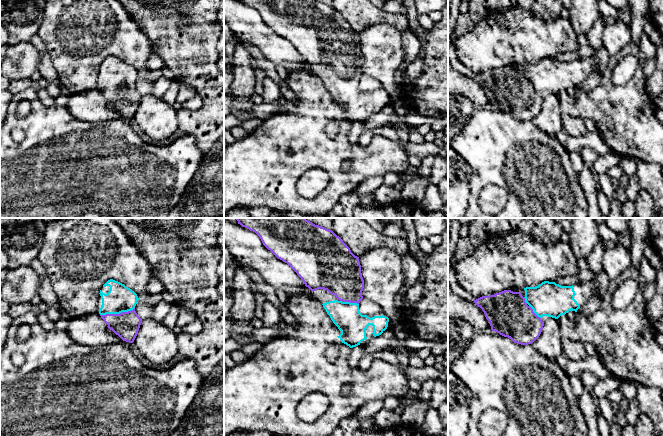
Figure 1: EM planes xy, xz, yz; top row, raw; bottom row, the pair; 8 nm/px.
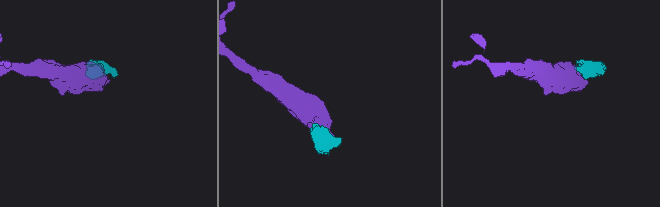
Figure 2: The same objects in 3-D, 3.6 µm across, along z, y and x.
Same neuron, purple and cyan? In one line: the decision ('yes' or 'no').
yes

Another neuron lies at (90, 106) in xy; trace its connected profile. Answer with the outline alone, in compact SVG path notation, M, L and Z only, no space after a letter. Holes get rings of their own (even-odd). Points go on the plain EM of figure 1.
M97 89L69 94L66 107L73 117L87 123L123 121L133 124L133 119L123 117Z

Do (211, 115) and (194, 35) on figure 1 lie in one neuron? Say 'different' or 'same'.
same

